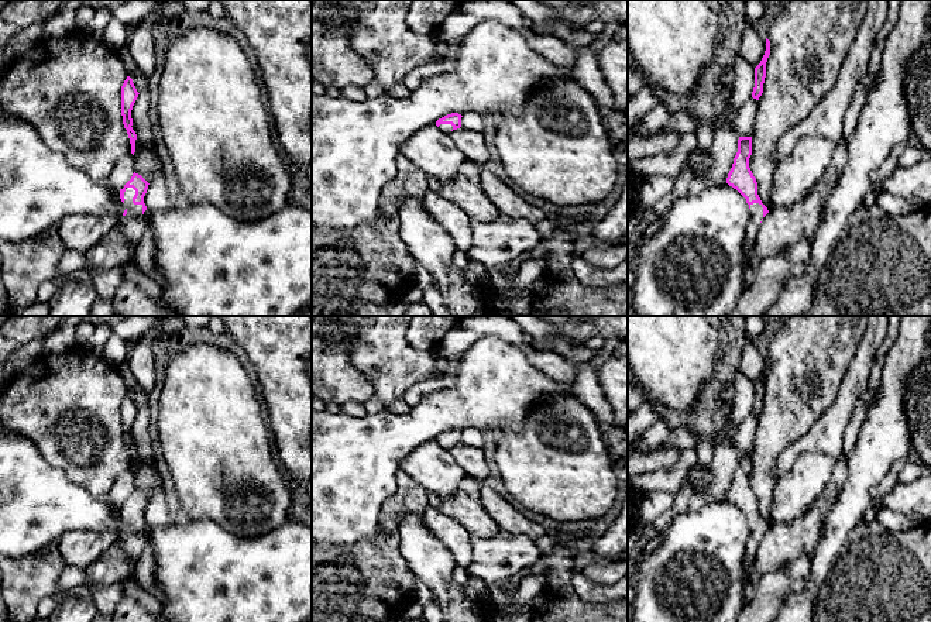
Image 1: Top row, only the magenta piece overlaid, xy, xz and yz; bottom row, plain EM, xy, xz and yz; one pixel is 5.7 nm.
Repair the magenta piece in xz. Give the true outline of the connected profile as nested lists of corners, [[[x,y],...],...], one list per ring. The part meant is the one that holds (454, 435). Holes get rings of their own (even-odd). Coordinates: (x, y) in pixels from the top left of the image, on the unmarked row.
[[[451,429],[451,430],[447,430],[447,432],[444,432],[444,433],[442,433],[442,434],[439,434],[437,437],[436,437],[436,441],[442,446],[442,447],[444,447],[444,449],[451,449],[453,446],[457,446],[457,444],[460,444],[461,443],[461,430],[458,430],[458,429]]]

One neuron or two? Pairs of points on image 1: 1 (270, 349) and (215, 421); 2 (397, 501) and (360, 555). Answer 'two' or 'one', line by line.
1: two
2: one

